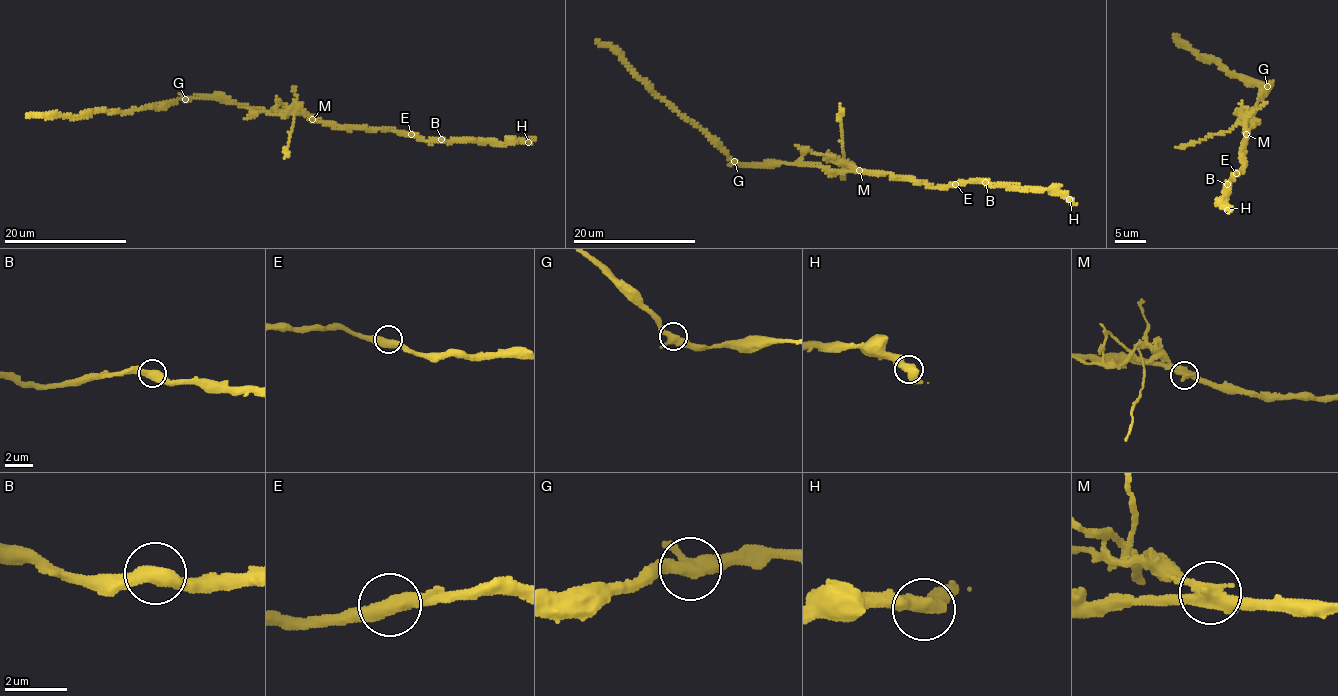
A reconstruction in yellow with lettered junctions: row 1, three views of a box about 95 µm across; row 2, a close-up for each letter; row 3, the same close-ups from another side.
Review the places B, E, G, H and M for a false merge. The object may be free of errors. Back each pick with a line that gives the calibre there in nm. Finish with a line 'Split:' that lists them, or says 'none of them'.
M: 400 nm
Split: M

